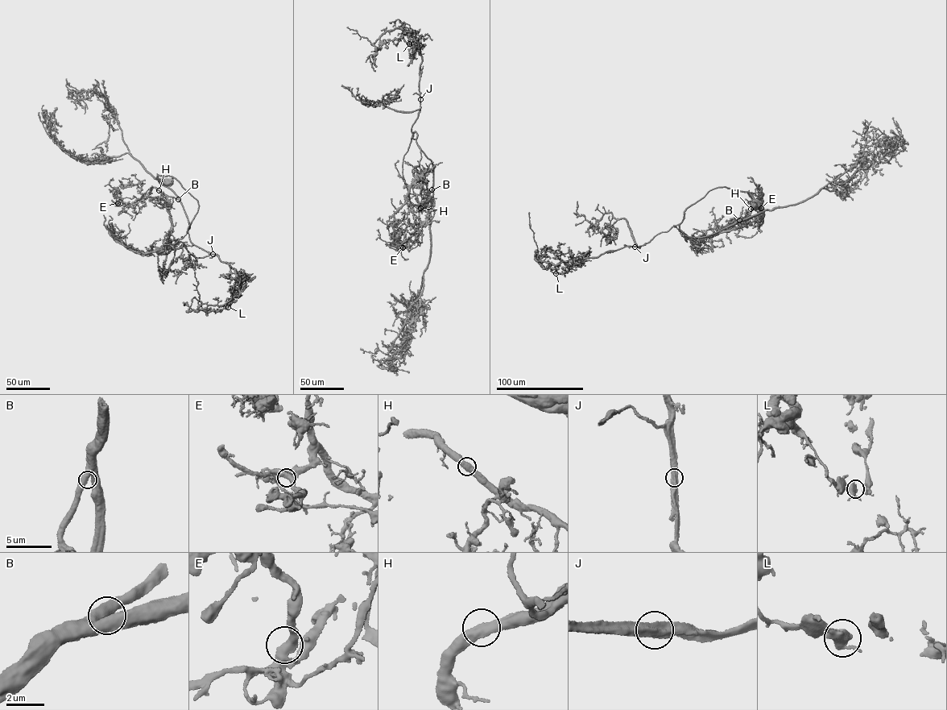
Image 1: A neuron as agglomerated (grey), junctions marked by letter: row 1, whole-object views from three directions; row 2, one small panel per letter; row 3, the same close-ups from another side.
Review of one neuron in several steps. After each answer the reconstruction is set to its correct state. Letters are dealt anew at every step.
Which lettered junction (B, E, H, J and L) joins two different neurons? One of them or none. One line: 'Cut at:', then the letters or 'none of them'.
Cut at: none of them

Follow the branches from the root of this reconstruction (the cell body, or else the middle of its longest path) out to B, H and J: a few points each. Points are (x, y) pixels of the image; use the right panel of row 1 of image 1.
B: (757, 205), (747, 192), (725, 187), (713, 188), (686, 208), (680, 230), (688, 236), (700, 238), (739, 220)
H: (757, 205), (747, 192), (713, 188), (686, 208), (680, 230), (688, 236), (707, 235), (749, 216), (750, 209)
J: (757, 205), (747, 192), (725, 187), (713, 188), (686, 208), (680, 223), (656, 234), (649, 242), (634, 247)

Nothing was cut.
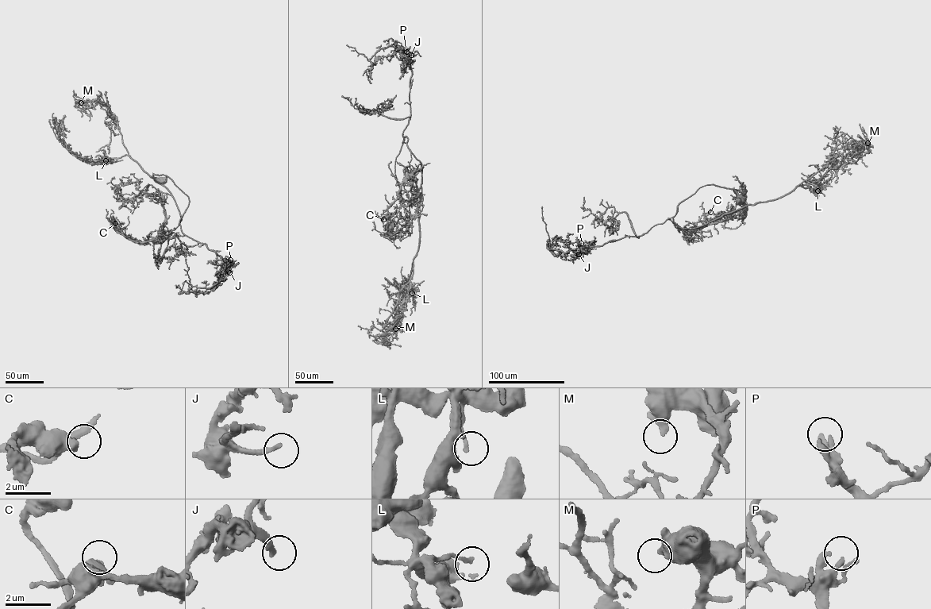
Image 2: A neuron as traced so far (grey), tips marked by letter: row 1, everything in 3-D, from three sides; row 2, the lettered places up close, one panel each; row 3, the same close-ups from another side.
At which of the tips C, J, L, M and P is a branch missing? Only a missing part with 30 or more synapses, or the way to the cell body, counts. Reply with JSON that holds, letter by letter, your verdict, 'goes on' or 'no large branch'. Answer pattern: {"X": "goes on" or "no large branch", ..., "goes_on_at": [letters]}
{"C": "no large branch", "J": "goes on", "L": "no large branch", "M": "no large branch", "P": "no large branch", "goes_on_at": ["J"]}

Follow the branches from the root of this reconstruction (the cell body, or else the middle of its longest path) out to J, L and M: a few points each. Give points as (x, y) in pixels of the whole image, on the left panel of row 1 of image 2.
J: (160, 180), (153, 175), (167, 175), (188, 197), (179, 222), (182, 233), (216, 252), (229, 272)
L: (160, 180), (153, 175), (167, 175), (188, 197), (179, 224), (171, 193), (136, 162), (126, 154), (105, 160)
M: (160, 180), (188, 197), (179, 224), (171, 193), (128, 156), (116, 116), (97, 98), (81, 102)

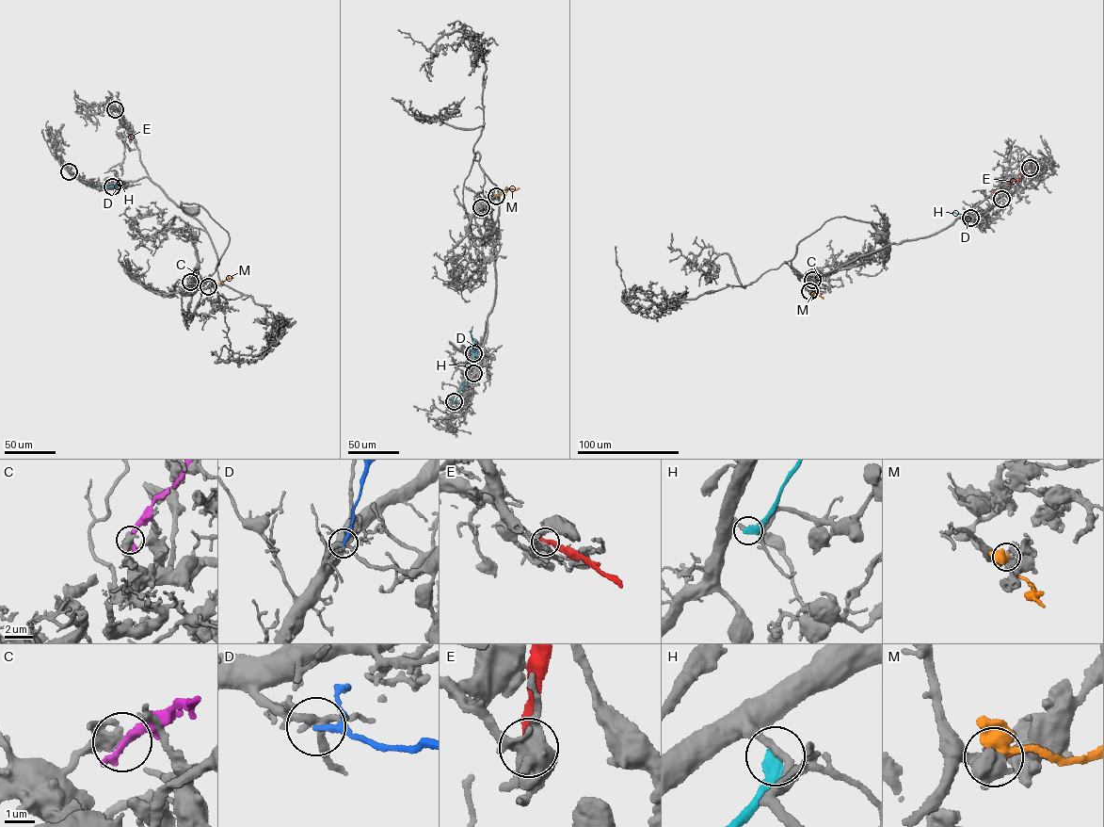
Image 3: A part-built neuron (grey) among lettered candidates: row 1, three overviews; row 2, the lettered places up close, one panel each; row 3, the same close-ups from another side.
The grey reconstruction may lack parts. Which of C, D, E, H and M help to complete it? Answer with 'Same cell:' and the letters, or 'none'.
Same cell: none

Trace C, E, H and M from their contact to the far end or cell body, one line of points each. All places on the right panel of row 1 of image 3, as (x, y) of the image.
C: (812, 280), (824, 273)
E: (1031, 168), (1022, 170), (1020, 180), (1002, 185), (993, 194)
H: (1001, 199), (989, 211), (976, 215), (973, 218), (953, 212)
M: (809, 291), (813, 296), (823, 297)

